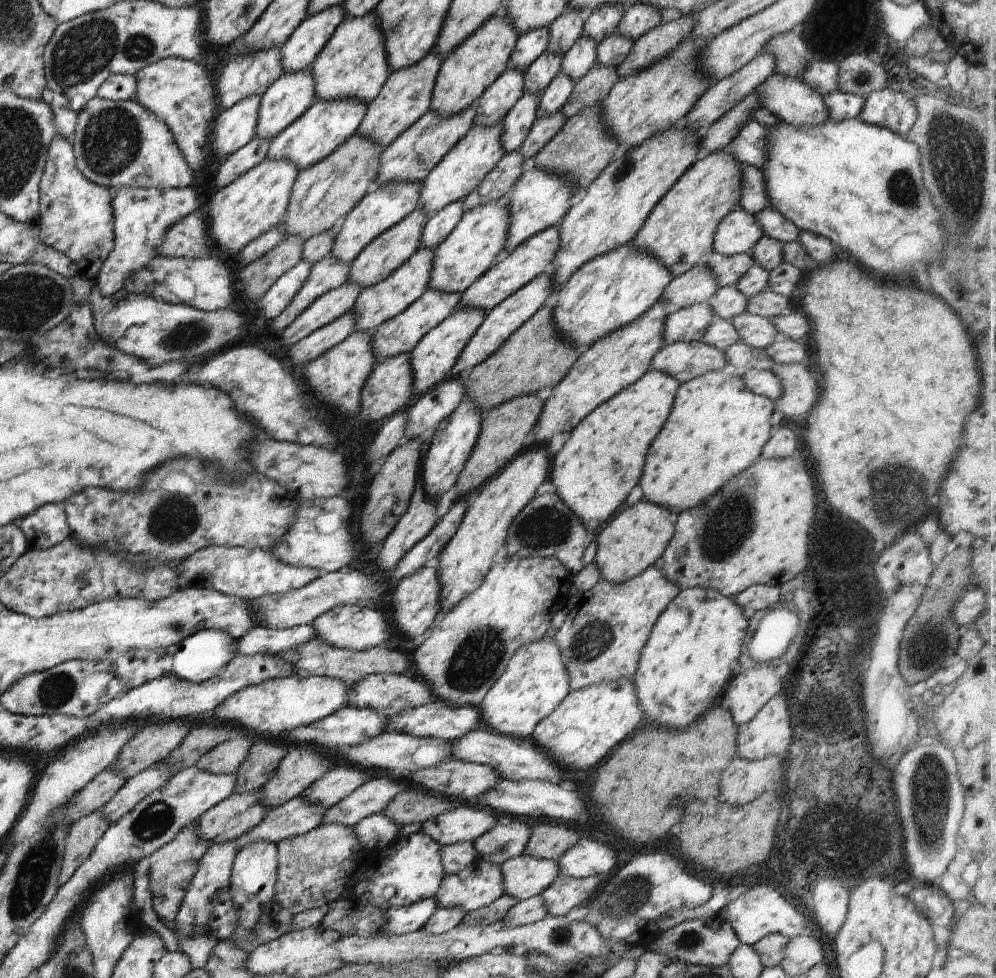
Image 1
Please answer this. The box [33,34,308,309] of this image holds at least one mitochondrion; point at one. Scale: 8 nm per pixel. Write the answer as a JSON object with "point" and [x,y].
{"point":[111,139]}

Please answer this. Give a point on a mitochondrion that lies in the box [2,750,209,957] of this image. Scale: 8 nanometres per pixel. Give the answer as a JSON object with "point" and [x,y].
{"point":[33,872]}

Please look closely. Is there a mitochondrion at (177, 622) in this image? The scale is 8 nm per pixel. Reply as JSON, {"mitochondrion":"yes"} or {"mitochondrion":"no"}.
{"mitochondrion":"yes"}

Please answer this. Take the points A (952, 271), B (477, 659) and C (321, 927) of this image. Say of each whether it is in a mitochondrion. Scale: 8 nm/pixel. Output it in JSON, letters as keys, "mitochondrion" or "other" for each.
{"A":"mitochondrion","B":"mitochondrion","C":"other"}

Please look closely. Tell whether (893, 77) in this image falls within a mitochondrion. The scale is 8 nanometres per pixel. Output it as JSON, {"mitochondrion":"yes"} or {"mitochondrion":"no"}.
{"mitochondrion":"no"}

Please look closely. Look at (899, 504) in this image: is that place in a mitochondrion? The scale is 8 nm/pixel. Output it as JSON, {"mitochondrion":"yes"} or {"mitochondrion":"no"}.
{"mitochondrion":"yes"}

